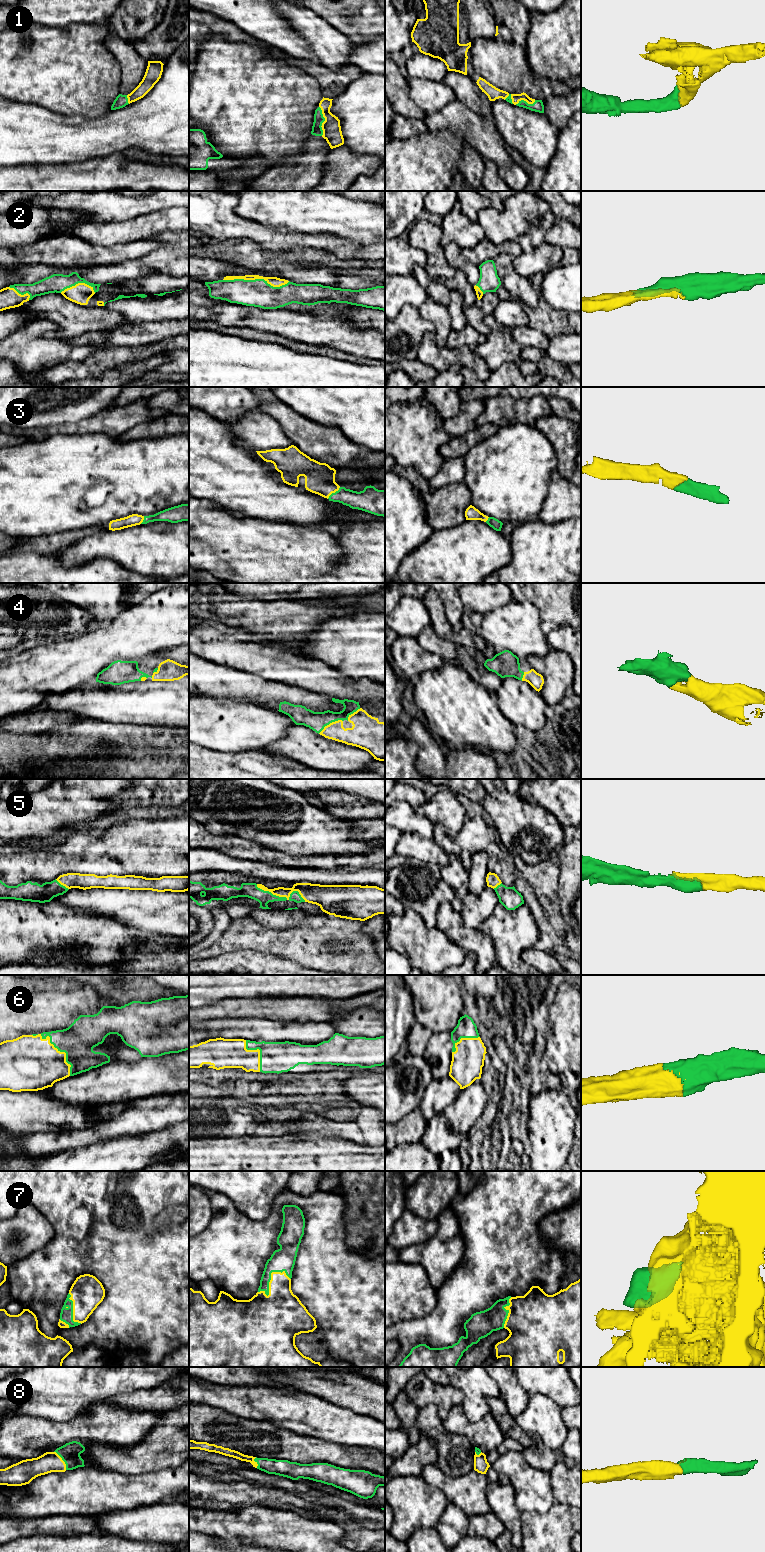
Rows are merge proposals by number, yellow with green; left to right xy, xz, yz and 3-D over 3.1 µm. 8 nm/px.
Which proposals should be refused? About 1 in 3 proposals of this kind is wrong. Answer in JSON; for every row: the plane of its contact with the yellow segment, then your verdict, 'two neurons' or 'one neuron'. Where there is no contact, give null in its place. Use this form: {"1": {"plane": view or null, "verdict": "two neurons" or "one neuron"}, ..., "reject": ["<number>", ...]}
{"1": {"plane": "xz", "verdict": "one neuron"}, "2": {"plane": "xz", "verdict": "one neuron"}, "3": {"plane": "xz", "verdict": "one neuron"}, "4": {"plane": "xz", "verdict": "one neuron"}, "5": {"plane": "xz", "verdict": "one neuron"}, "6": {"plane": "xy", "verdict": "one neuron"}, "7": {"plane": "xz", "verdict": "one neuron"}, "8": {"plane": "xy", "verdict": "one neuron"}, "reject": []}

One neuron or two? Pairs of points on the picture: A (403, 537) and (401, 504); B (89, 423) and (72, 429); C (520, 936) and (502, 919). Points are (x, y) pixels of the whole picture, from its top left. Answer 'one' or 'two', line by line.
A: one
B: one
C: one

